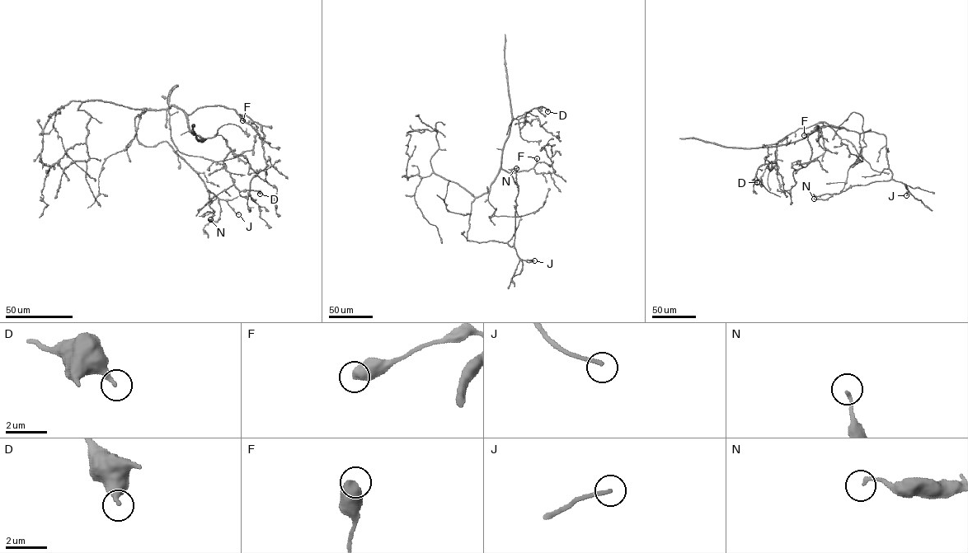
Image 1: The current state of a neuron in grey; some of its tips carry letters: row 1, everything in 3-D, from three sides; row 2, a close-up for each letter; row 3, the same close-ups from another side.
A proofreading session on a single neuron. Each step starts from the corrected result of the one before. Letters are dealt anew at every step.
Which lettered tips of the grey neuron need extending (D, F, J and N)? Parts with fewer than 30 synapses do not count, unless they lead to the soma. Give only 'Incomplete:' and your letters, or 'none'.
Incomplete: none

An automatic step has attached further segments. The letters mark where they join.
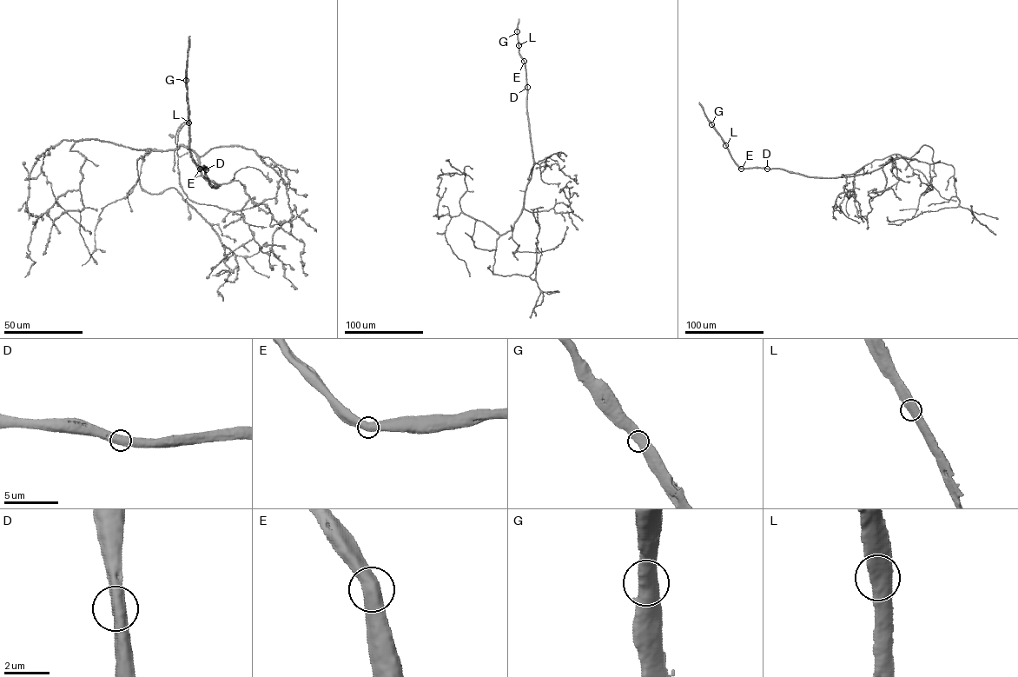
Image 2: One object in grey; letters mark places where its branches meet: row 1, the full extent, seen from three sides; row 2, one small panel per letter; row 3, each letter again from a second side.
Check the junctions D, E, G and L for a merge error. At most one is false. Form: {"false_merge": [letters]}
{"false_merge": []}

